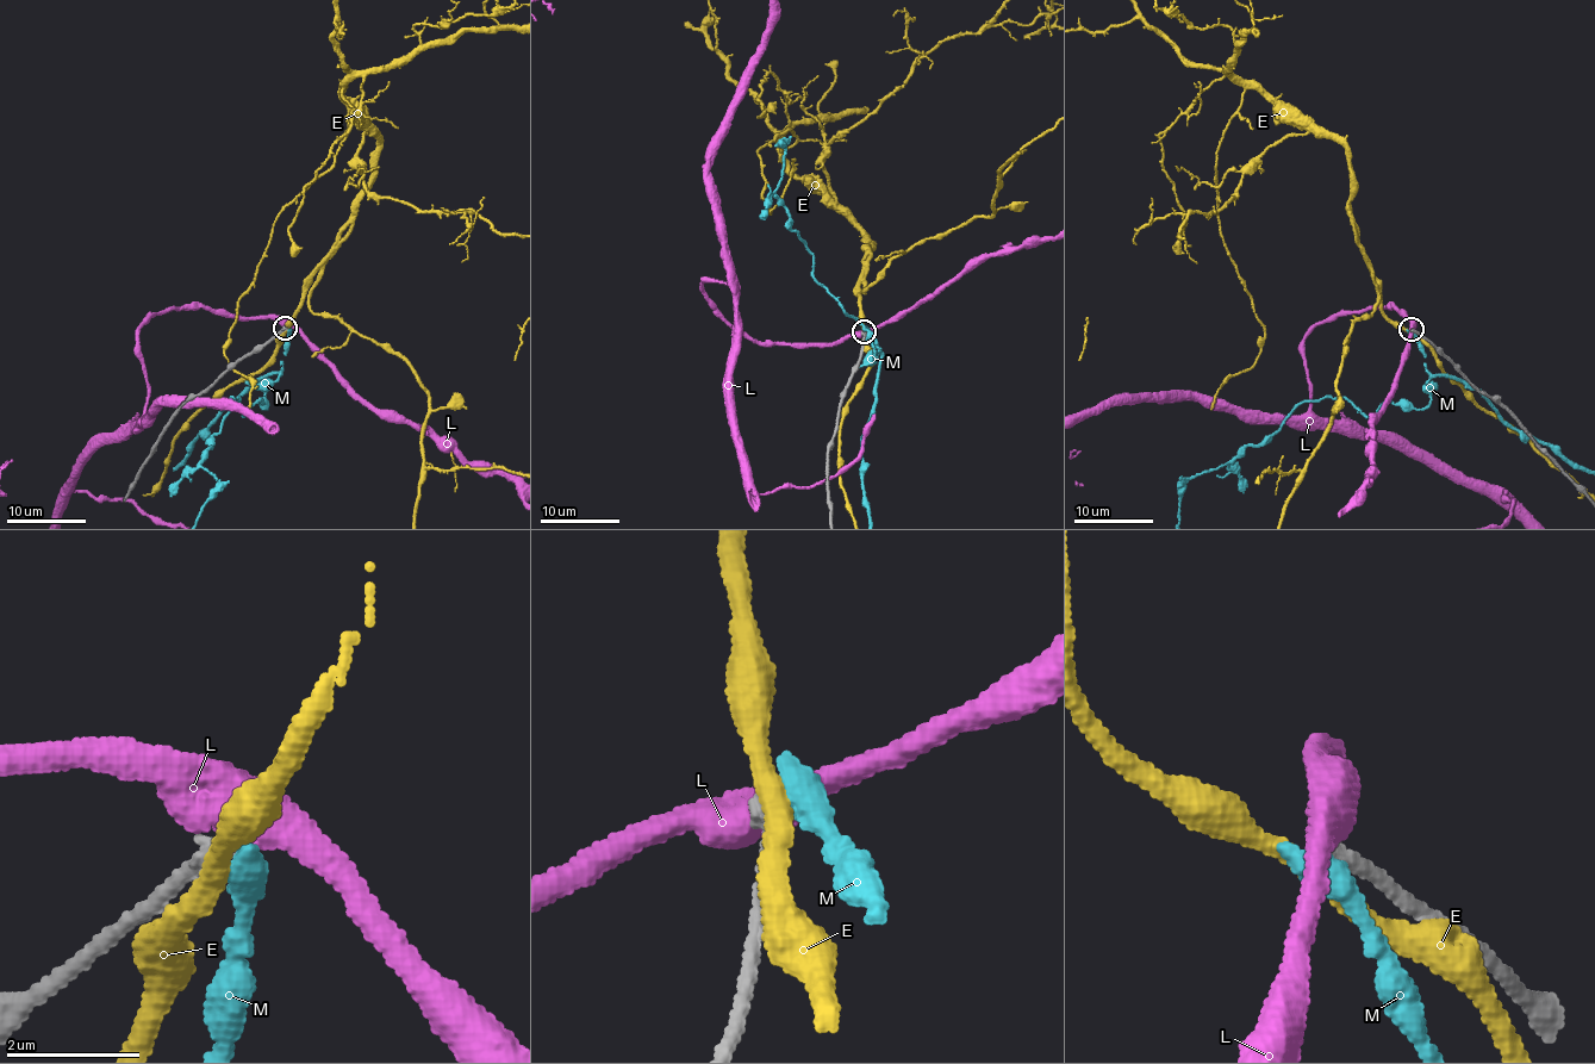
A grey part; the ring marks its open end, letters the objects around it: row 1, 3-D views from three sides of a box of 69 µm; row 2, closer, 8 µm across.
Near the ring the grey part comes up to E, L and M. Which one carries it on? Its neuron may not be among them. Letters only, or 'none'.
none

